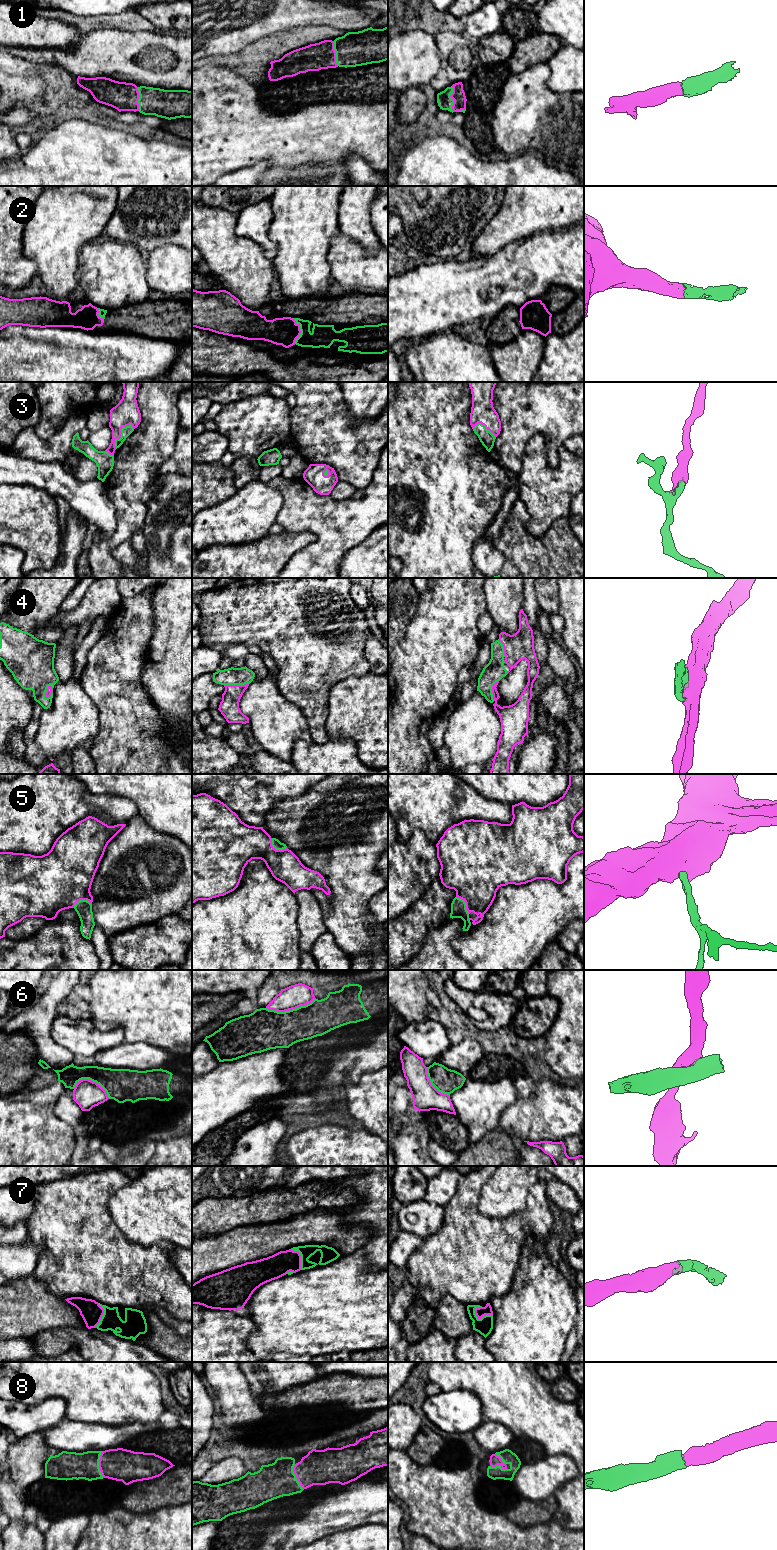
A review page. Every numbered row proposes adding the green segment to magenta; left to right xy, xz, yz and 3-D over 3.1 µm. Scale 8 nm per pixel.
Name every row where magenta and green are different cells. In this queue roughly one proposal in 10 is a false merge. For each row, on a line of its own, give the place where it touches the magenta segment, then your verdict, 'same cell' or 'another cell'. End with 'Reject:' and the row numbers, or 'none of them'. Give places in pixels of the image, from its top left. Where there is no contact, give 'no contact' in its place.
1: yz (452, 98) | same cell
2: xz (300, 331) | same cell
3: xy (120, 435) | same cell
4: xy (46, 691) | same cell
5: xz (275, 849) | same cell
6: xz (290, 1009) | another cell
7: yz (481, 1317) | same cell
8: xy (99, 1464) | same cell
Reject: 6

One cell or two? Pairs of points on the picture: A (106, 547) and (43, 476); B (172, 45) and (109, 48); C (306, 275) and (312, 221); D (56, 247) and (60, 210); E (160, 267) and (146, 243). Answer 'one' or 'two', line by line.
A: two
B: one
C: one
D: one
E: two

